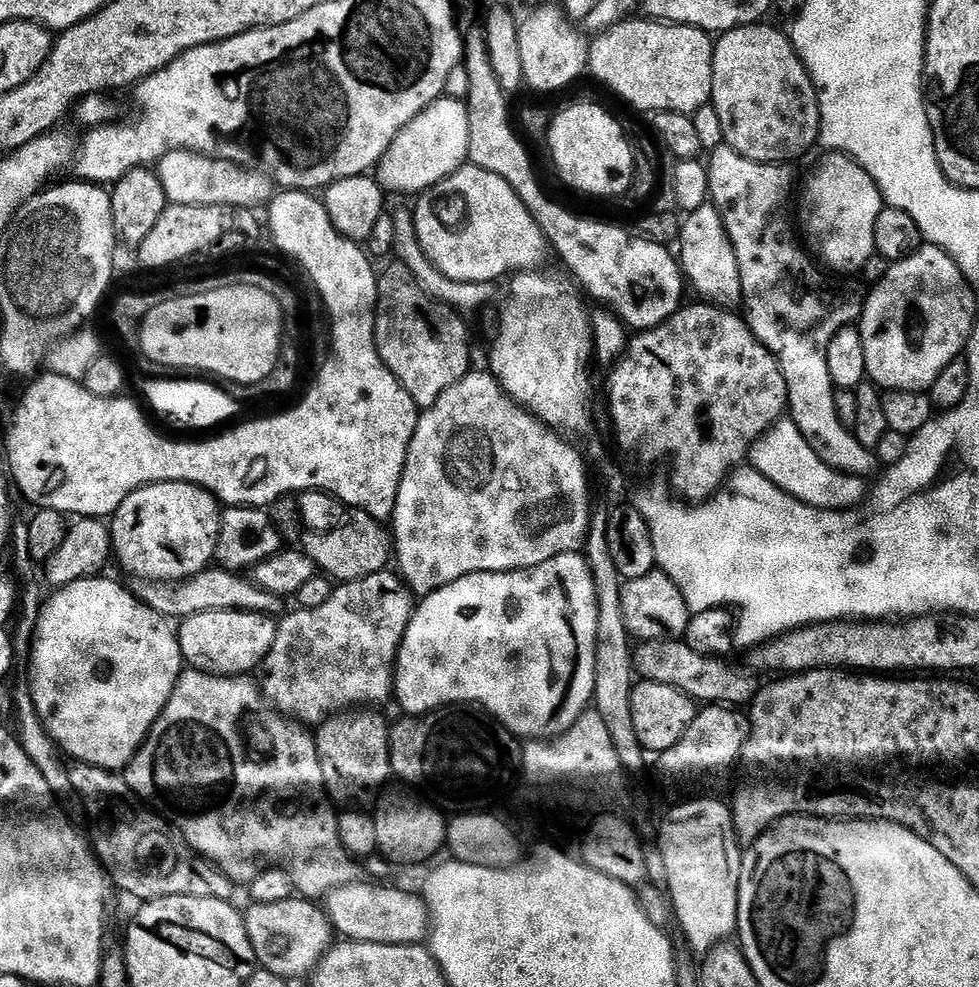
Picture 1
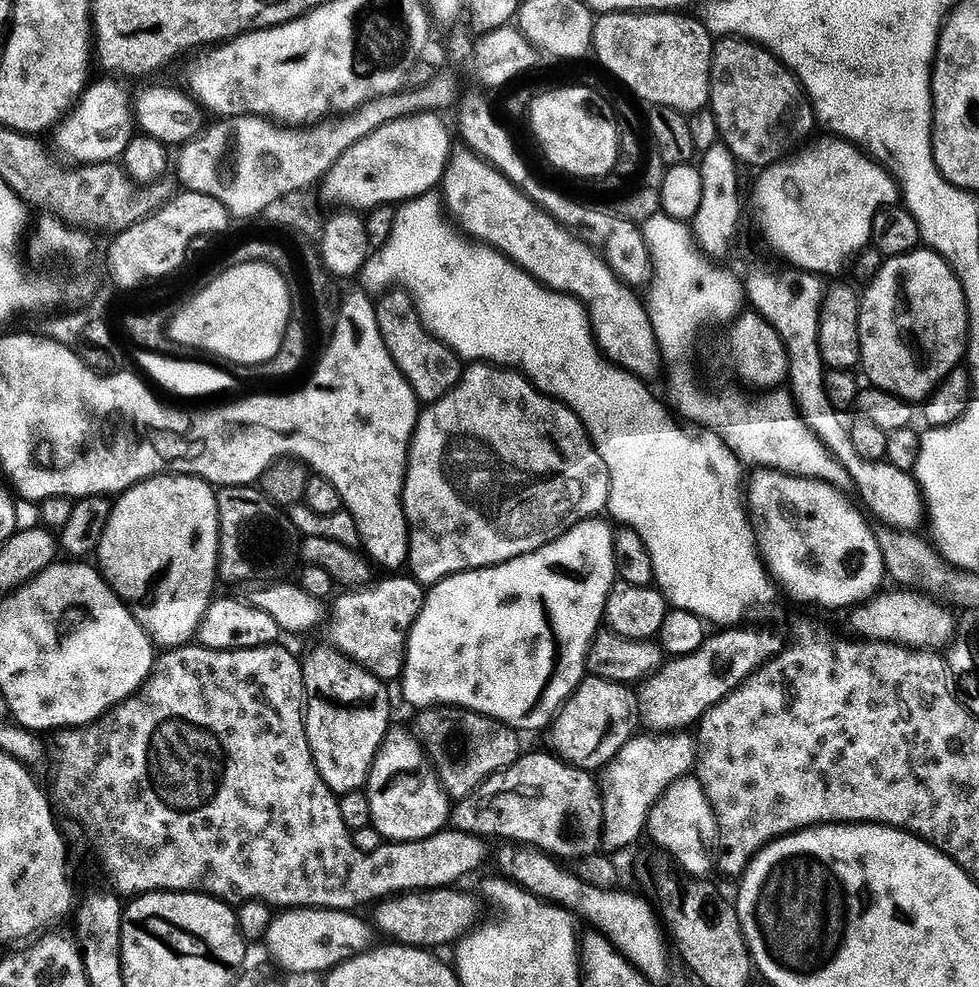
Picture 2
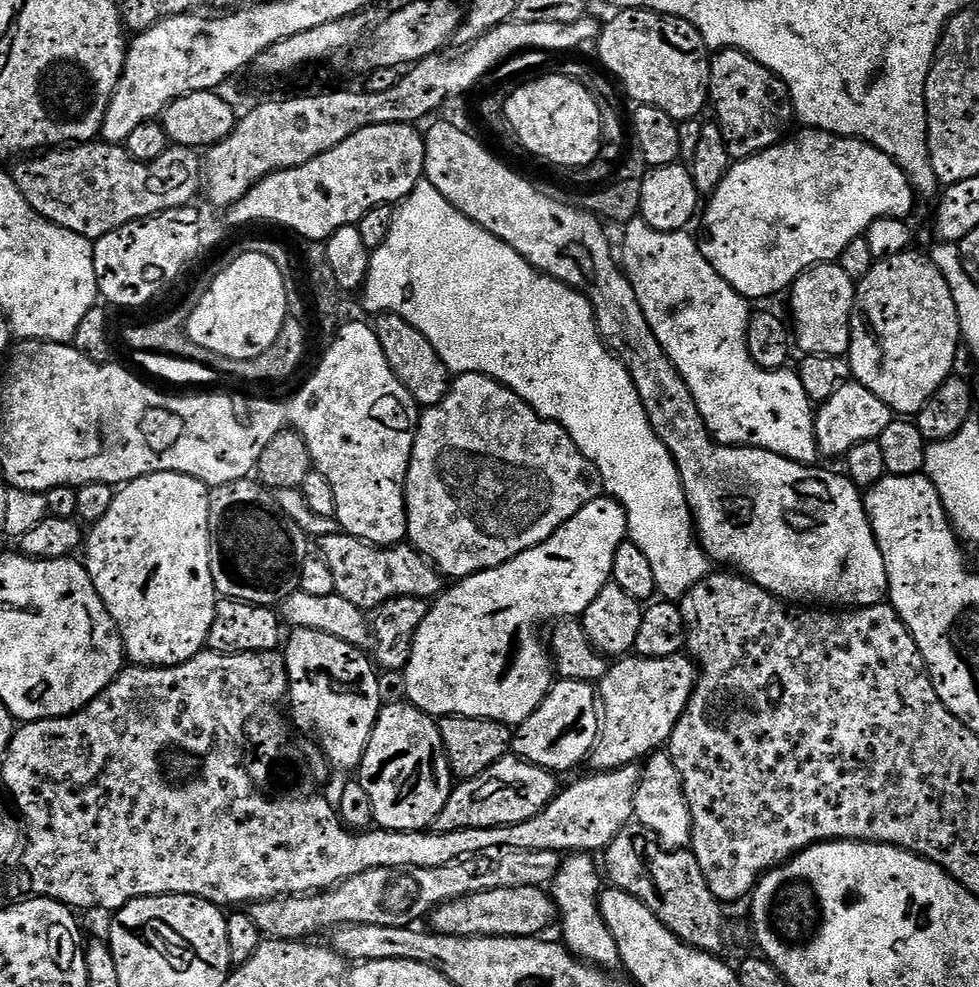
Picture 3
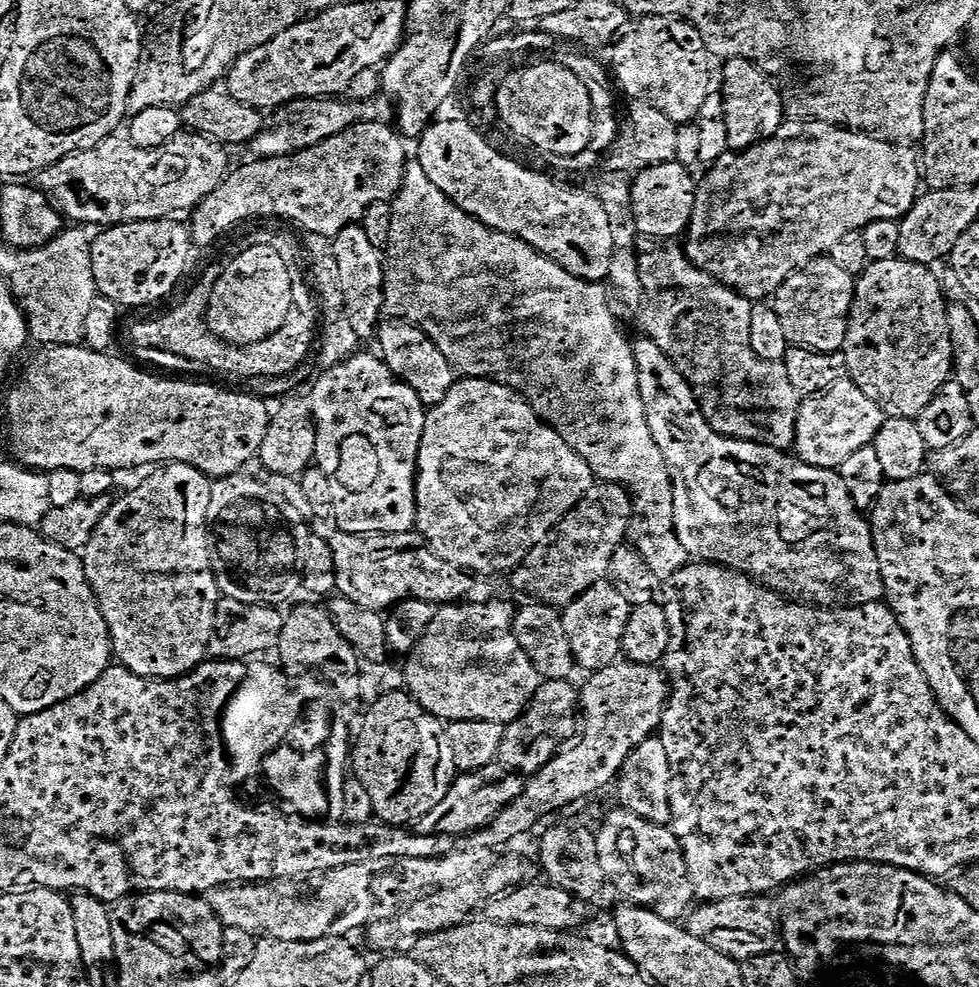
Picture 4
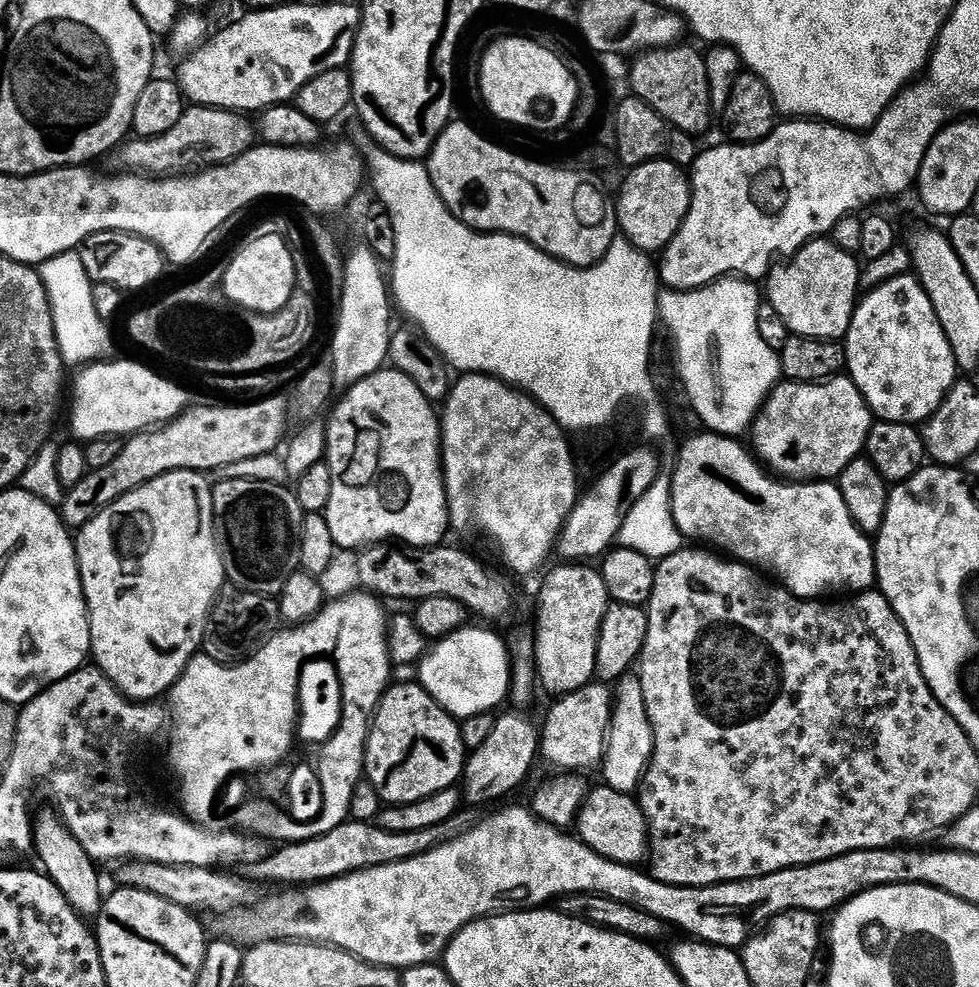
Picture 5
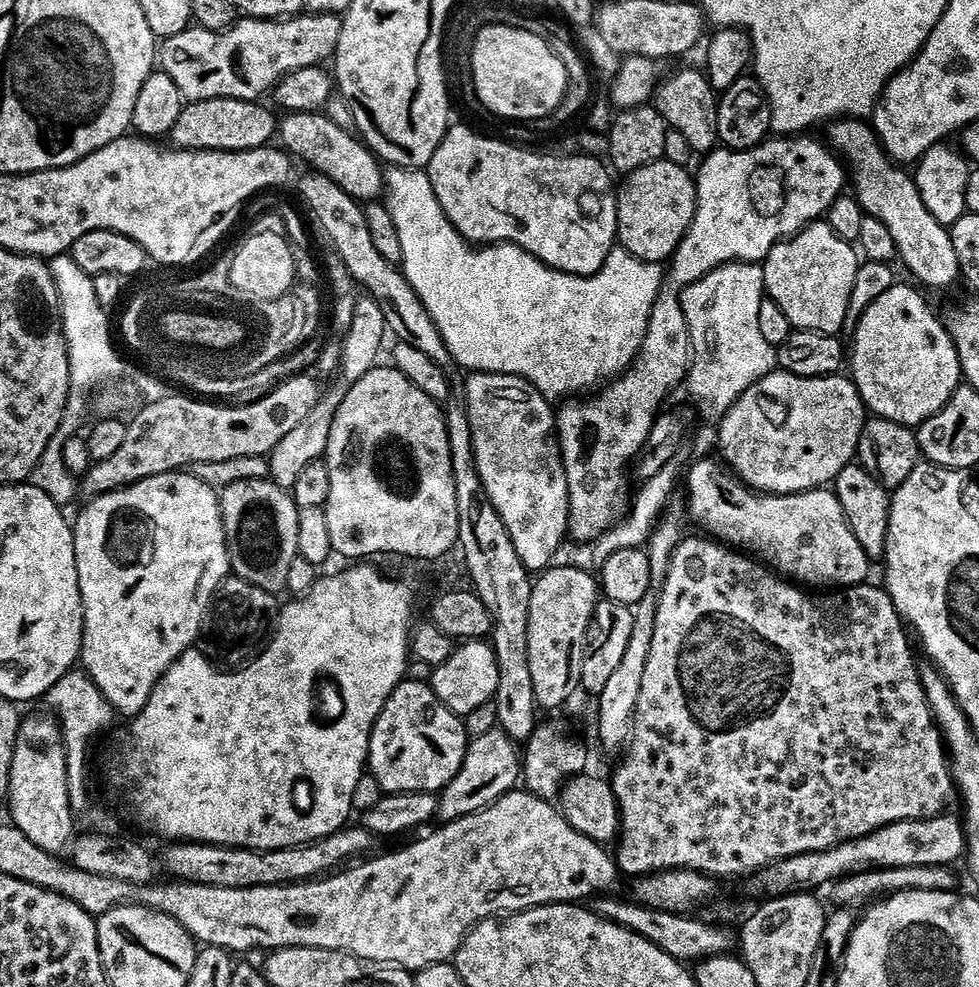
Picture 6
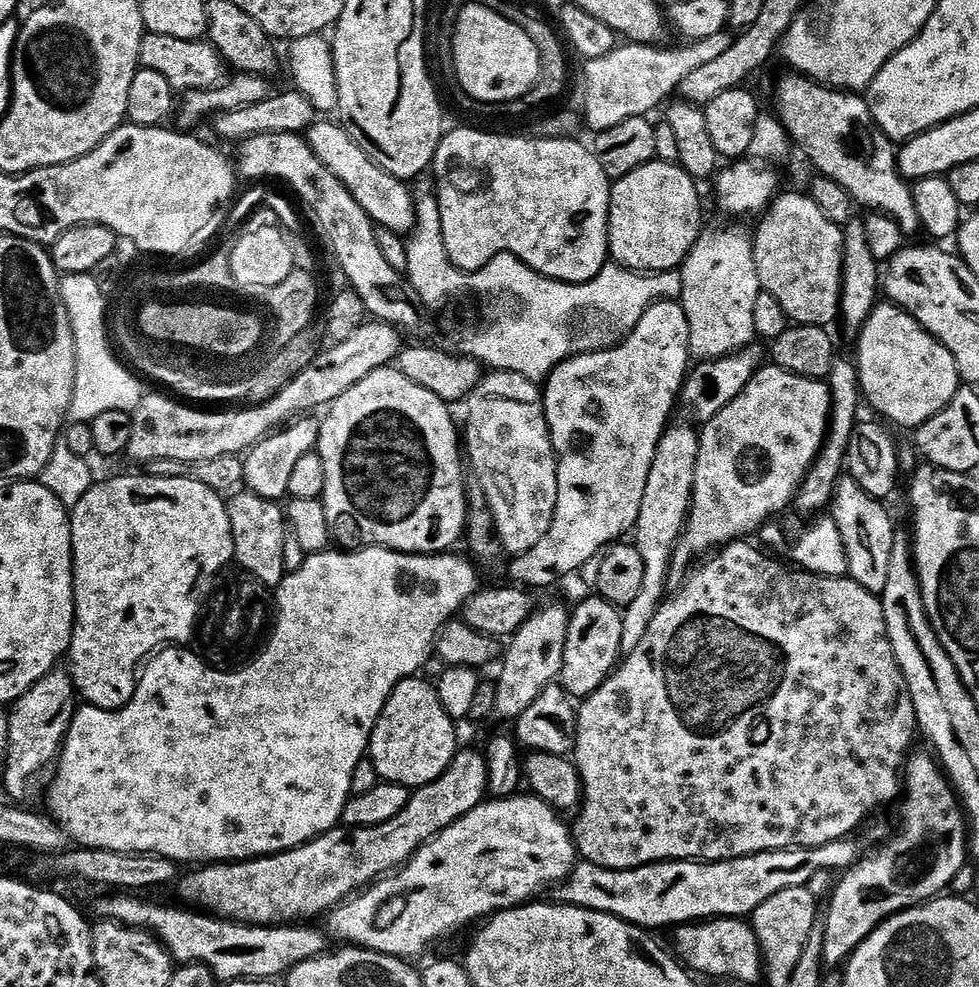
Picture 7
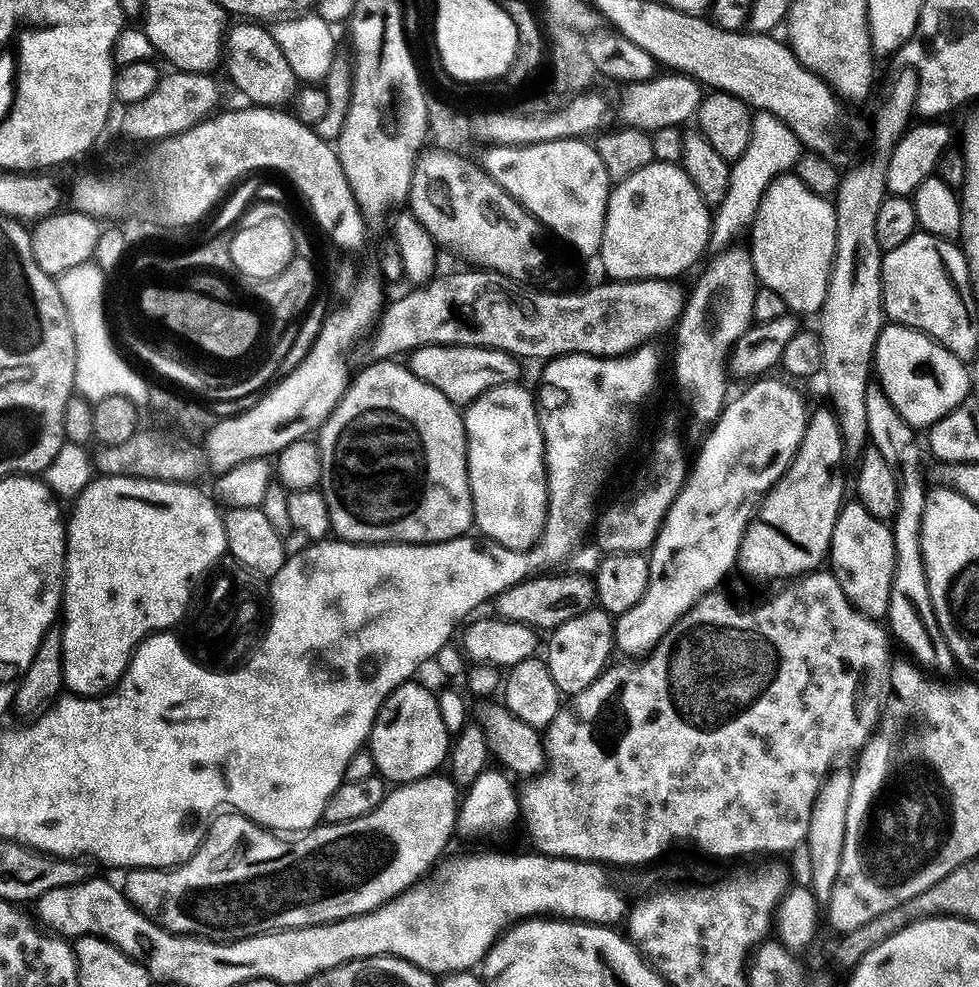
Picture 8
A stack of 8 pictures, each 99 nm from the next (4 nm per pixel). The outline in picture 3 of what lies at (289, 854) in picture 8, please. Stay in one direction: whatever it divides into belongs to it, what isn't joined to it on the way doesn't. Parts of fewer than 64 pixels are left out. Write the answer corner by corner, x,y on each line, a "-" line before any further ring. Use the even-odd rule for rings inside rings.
560,678
553,683
539,710
515,729
510,748
513,755
523,760
562,774
587,761
596,746
599,721
595,685
591,681
-
576,731
578,734
572,734

